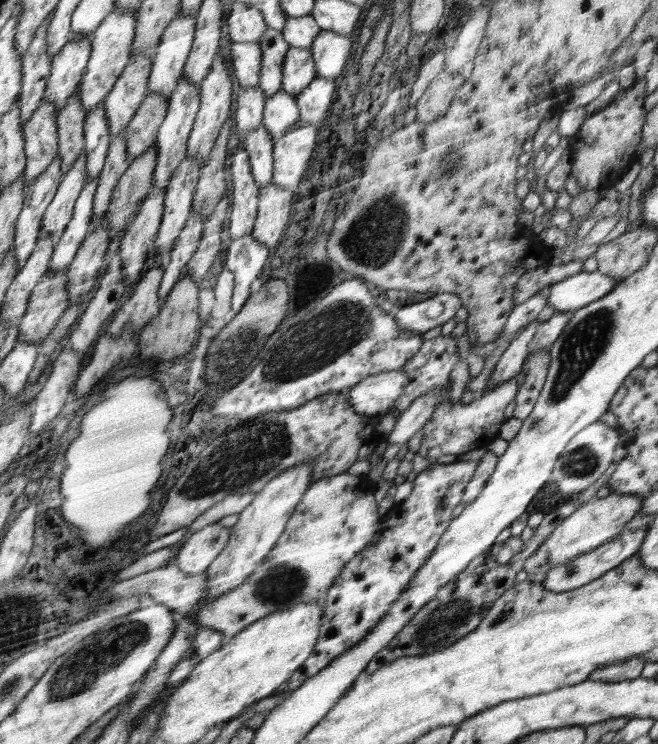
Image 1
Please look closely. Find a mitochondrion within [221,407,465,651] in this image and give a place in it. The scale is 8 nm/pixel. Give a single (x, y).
(281, 584)

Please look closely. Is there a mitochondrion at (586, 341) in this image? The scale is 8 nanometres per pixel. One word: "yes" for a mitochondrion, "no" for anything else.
yes

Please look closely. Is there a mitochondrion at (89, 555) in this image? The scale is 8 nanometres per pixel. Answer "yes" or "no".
no

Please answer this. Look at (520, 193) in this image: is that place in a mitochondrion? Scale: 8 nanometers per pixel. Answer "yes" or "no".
no

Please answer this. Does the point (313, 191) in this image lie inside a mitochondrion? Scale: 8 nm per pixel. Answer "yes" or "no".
no

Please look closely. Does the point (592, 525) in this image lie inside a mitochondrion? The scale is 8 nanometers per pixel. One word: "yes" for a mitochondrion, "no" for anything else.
no

